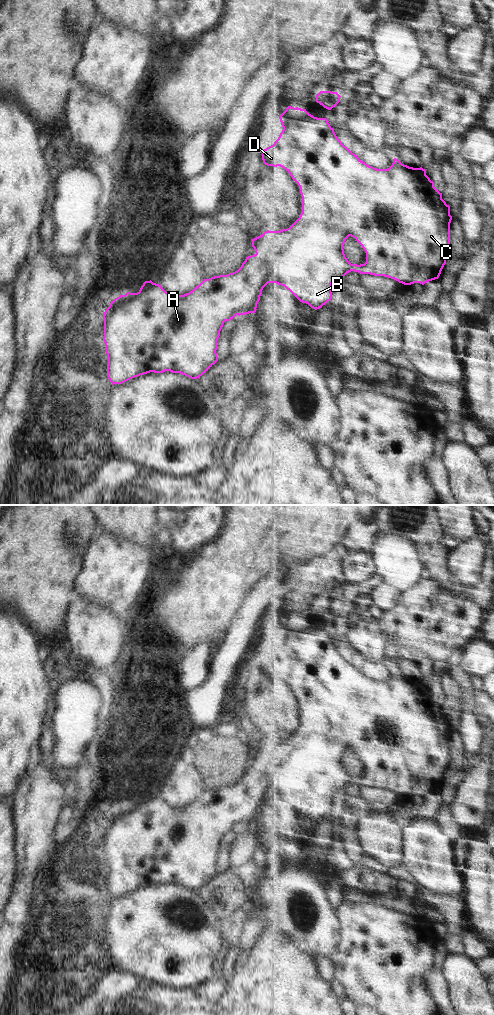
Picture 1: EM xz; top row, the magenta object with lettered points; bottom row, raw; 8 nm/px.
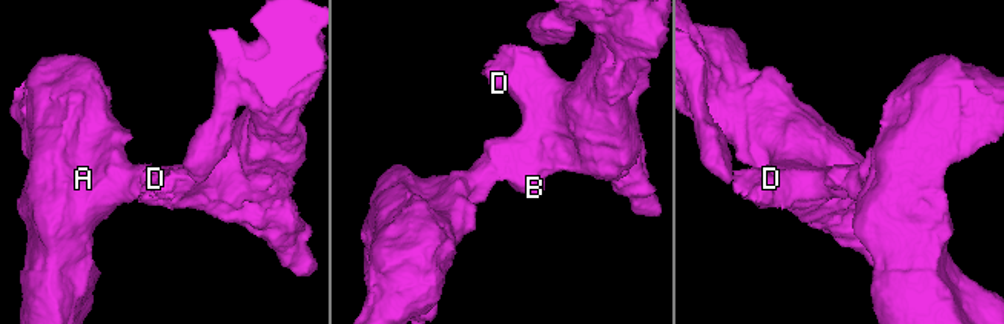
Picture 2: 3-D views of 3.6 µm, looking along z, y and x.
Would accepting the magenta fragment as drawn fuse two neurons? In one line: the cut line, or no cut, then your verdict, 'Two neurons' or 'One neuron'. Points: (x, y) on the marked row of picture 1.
No split. One neuron

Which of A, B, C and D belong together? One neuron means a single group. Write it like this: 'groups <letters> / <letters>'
groups A B C D

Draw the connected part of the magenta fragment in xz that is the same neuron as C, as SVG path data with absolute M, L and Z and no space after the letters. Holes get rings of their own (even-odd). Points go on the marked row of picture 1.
M288 106L286 110L279 116L281 125L283 127L278 139L273 145L267 147L262 151L263 163L267 166L280 166L285 169L292 179L297 183L302 197L302 212L299 218L287 229L280 231L265 231L262 235L252 239L252 247L255 254L246 257L241 267L227 275L214 276L209 279L204 279L192 291L184 295L172 296L166 292L161 285L150 281L145 281L137 293L127 292L125 295L120 295L115 298L106 309L103 315L104 319L104 336L103 340L106 346L106 354L108 359L107 377L113 384L122 384L134 377L144 375L150 372L163 373L170 371L172 373L180 373L191 379L197 379L206 373L217 361L218 356L217 341L220 336L220 331L225 321L230 321L236 315L245 315L255 313L257 304L260 300L263 288L268 283L276 283L284 286L289 290L300 302L308 304L311 308L317 310L325 305L332 297L332 283L338 278L351 272L358 272L360 274L370 274L374 276L384 276L398 281L404 285L411 285L414 283L425 283L438 279L441 271L446 264L452 248L450 244L450 223L452 216L450 215L450 206L442 199L440 193L435 187L434 182L426 175L426 170L422 167L413 168L402 164L398 159L394 158L392 165L388 169L377 169L367 165L361 161L357 155L352 153L342 142L337 138L334 129L328 123L326 118L317 118L309 114L305 109L294 108ZM351 236L362 246L366 253L366 262L364 264L351 264L344 254L343 245L346 239Z

